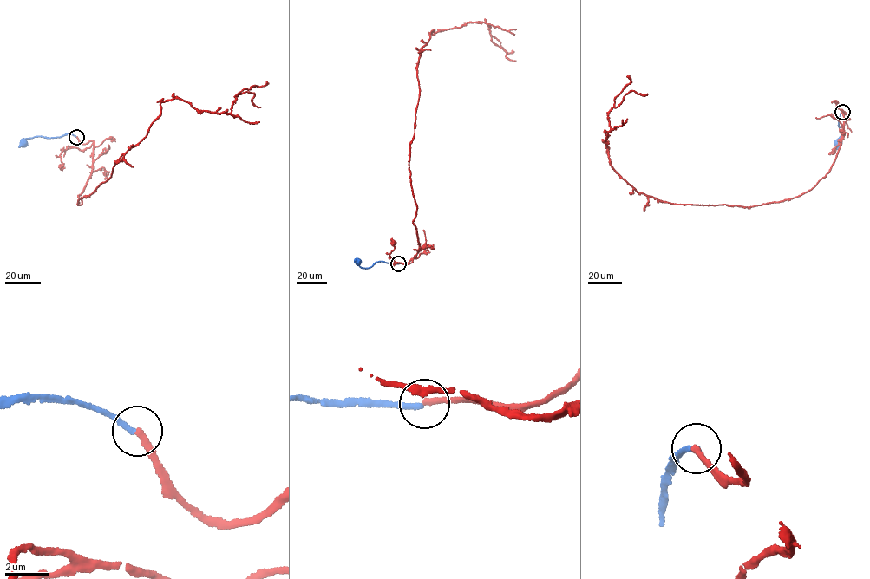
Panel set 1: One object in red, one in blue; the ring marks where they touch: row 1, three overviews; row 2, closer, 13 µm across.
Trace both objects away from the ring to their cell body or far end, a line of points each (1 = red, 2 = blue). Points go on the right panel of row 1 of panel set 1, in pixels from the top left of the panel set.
1: (842, 112), (838, 153), (810, 190), (746, 207), (676, 204), (637, 192), (610, 163), (609, 111), (647, 94)
2: (843, 112), (838, 126), (842, 126), (843, 132), (838, 142)

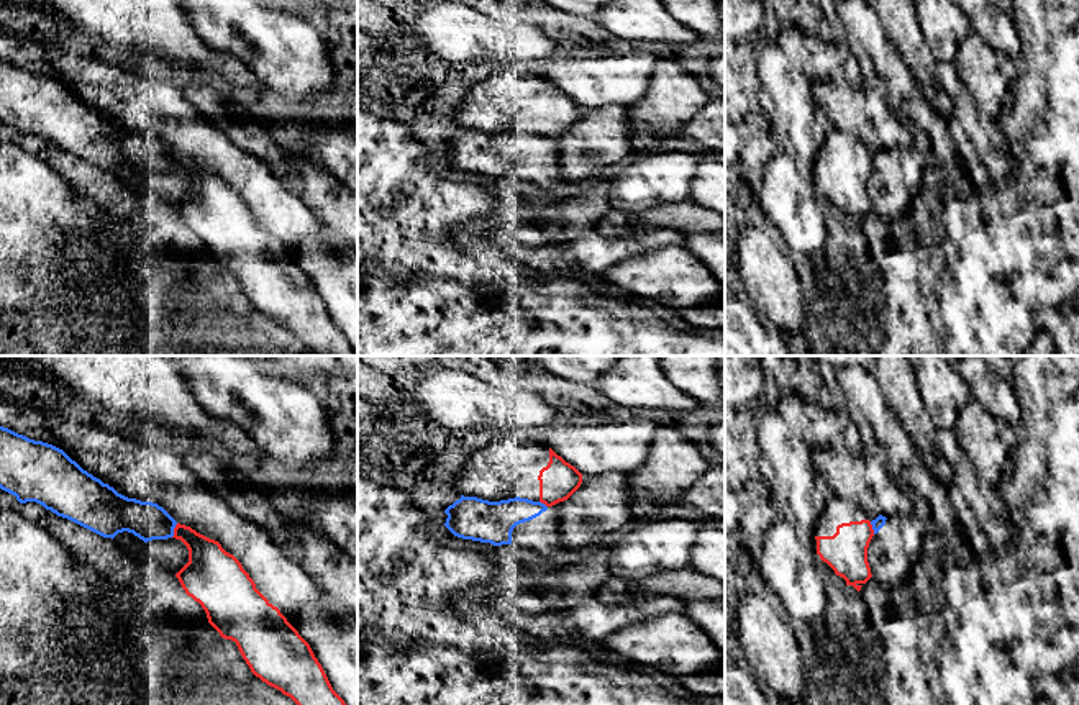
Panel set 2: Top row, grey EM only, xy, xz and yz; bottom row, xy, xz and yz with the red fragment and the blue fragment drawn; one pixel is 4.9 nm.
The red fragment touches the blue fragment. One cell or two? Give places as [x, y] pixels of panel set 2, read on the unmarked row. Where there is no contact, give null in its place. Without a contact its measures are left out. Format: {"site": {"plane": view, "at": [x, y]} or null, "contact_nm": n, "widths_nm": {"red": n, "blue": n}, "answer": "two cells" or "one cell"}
{"site": {"plane": "xy", "at": [174, 163]}, "contact_nm": 80, "widths_nm": {"red": 220, "blue": 190}, "answer": "two cells"}

